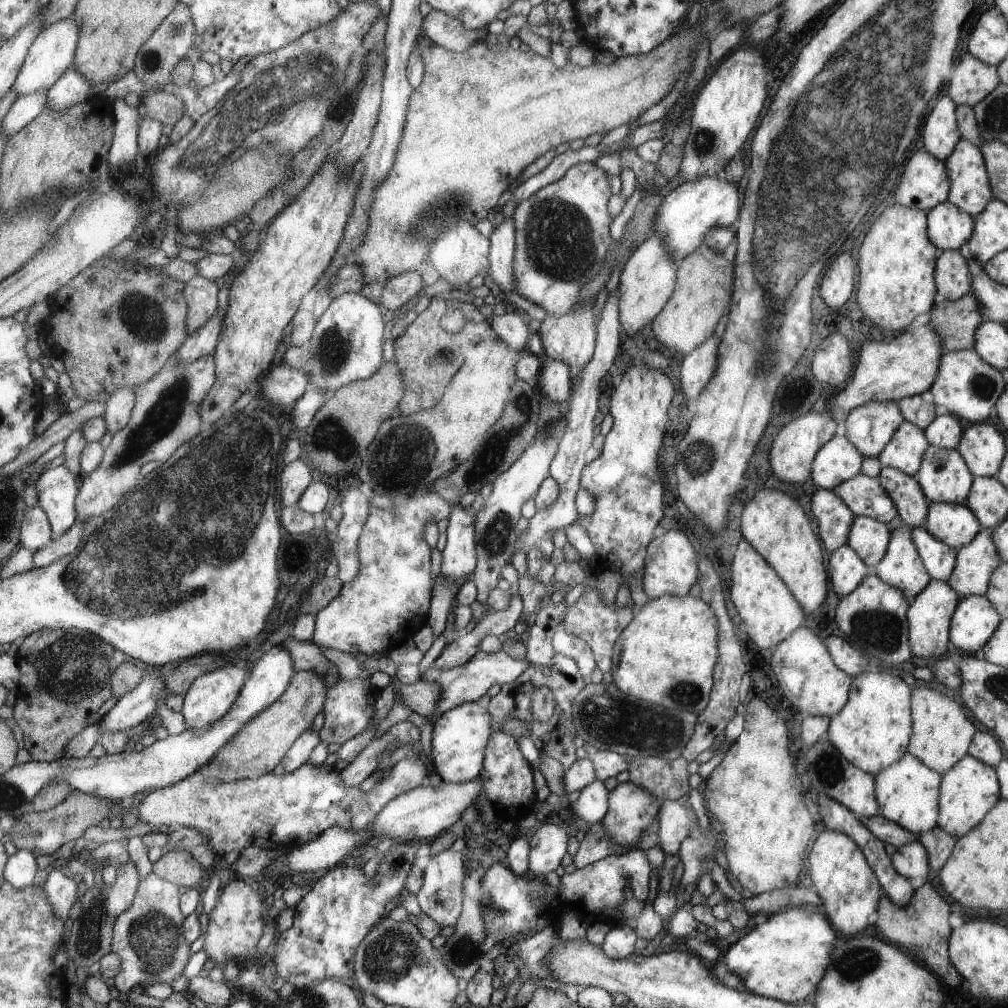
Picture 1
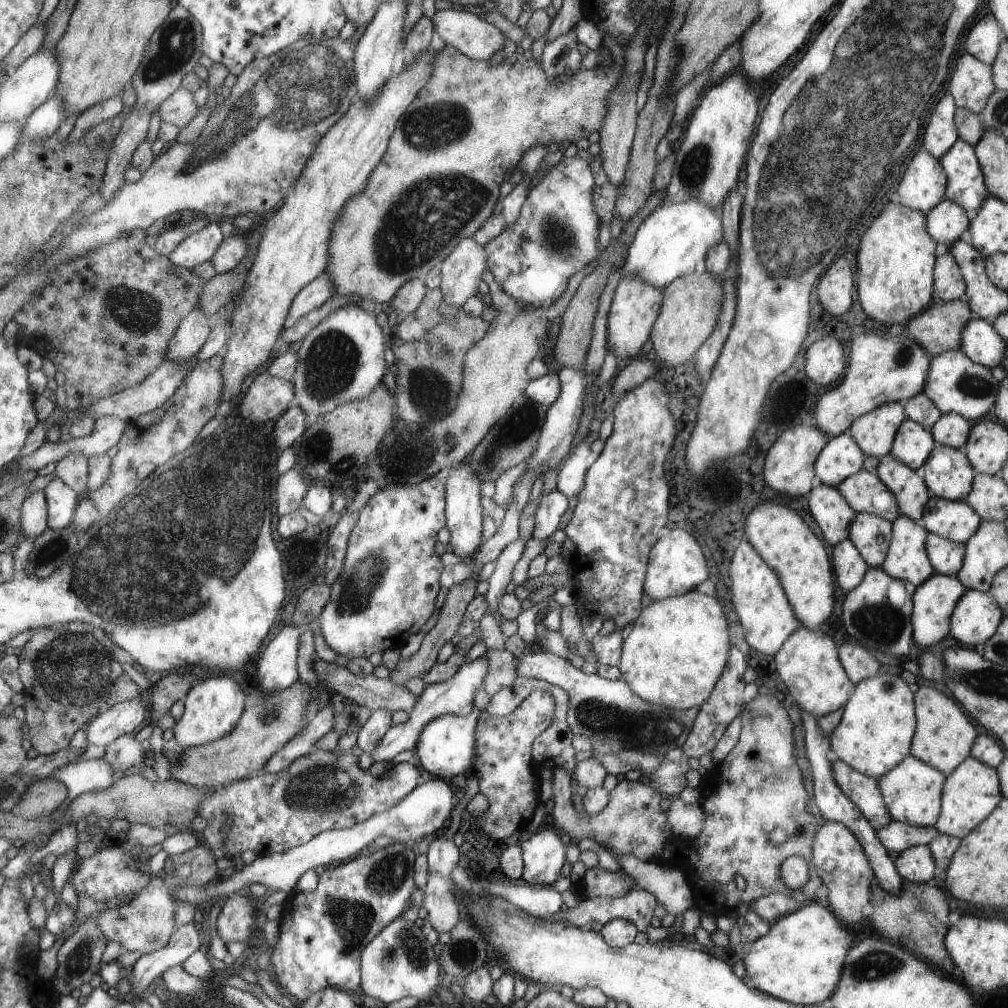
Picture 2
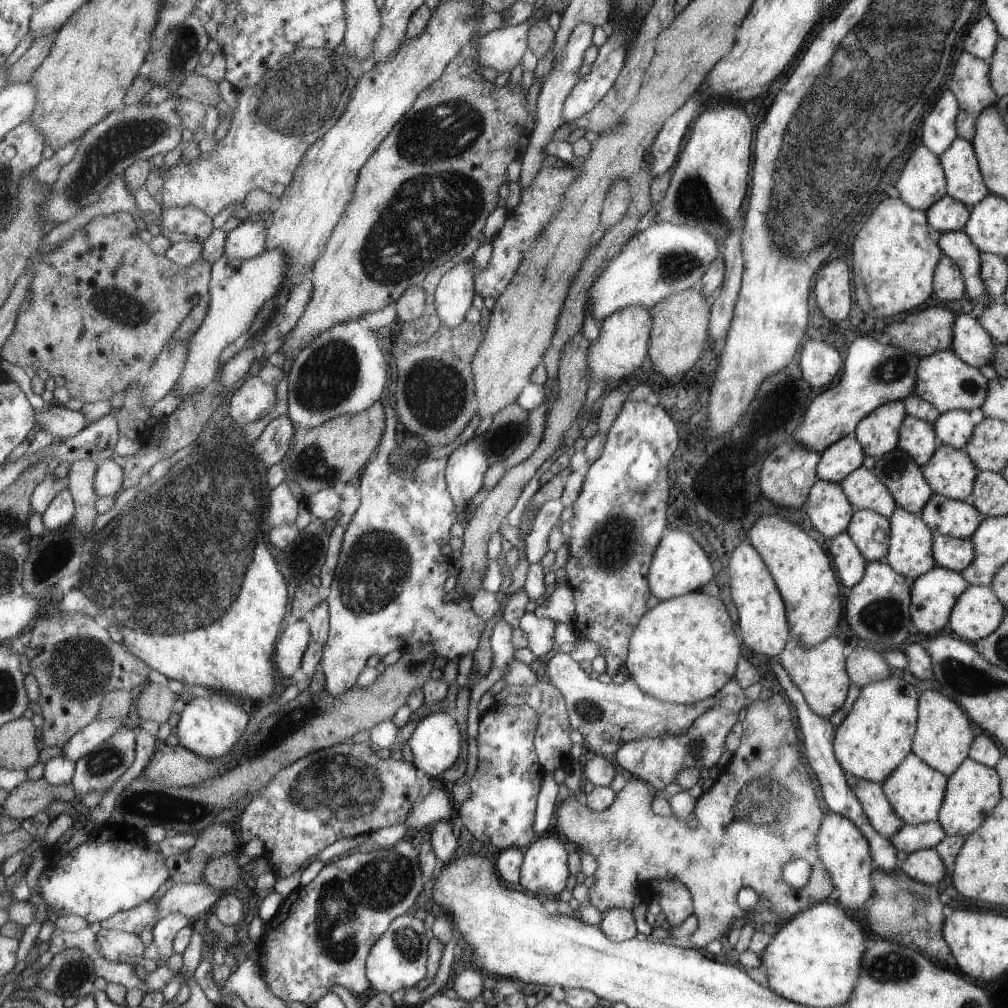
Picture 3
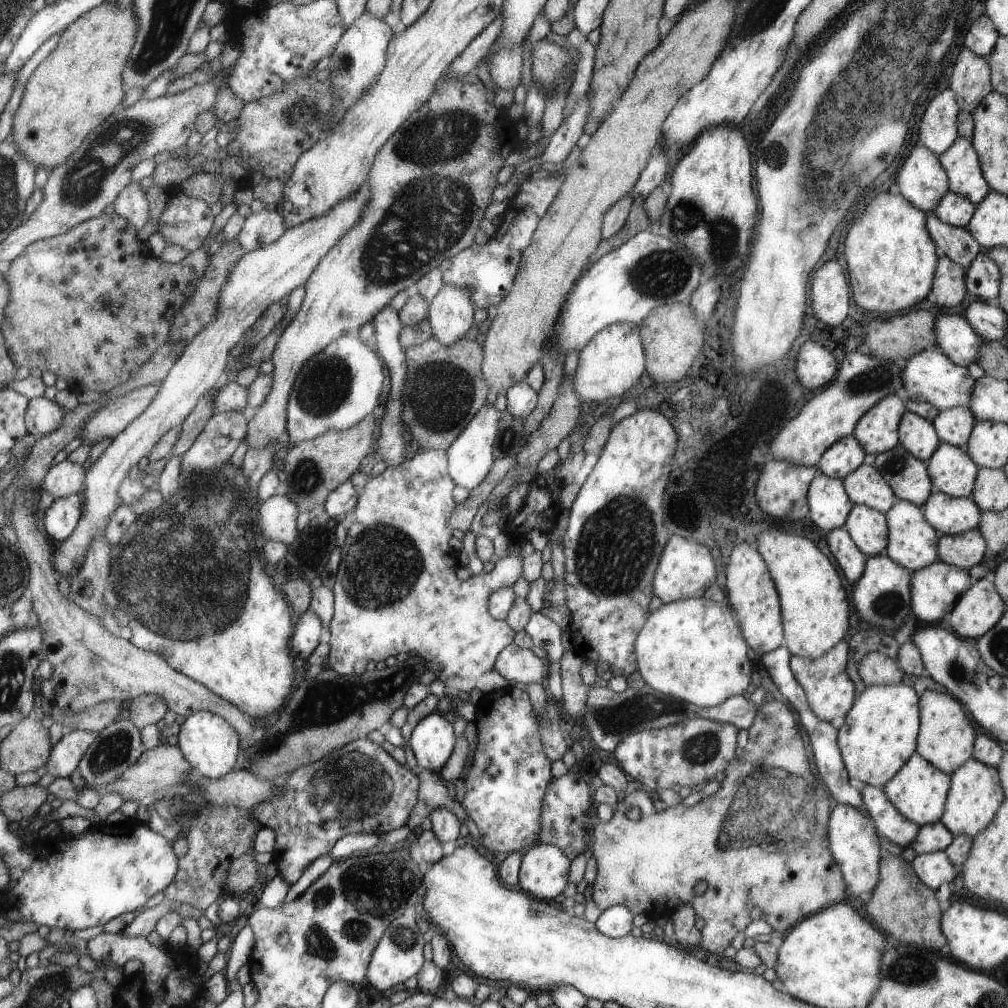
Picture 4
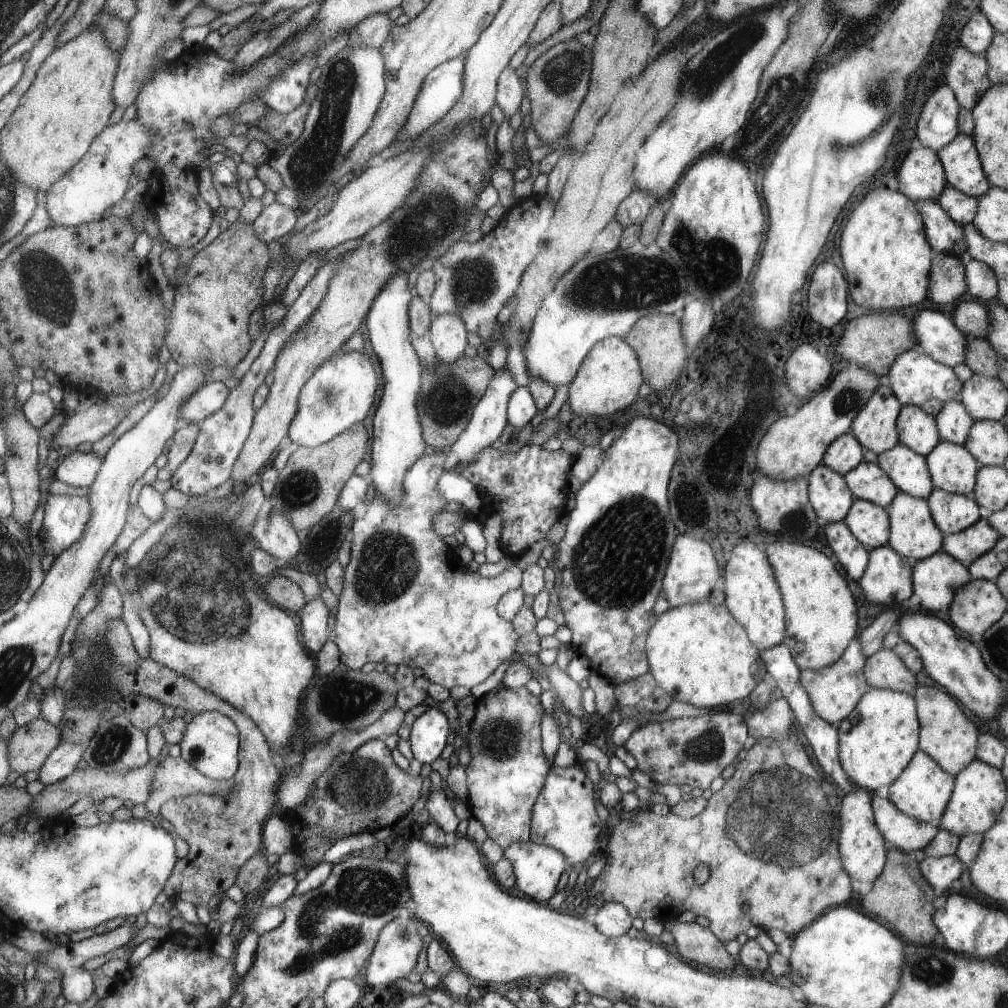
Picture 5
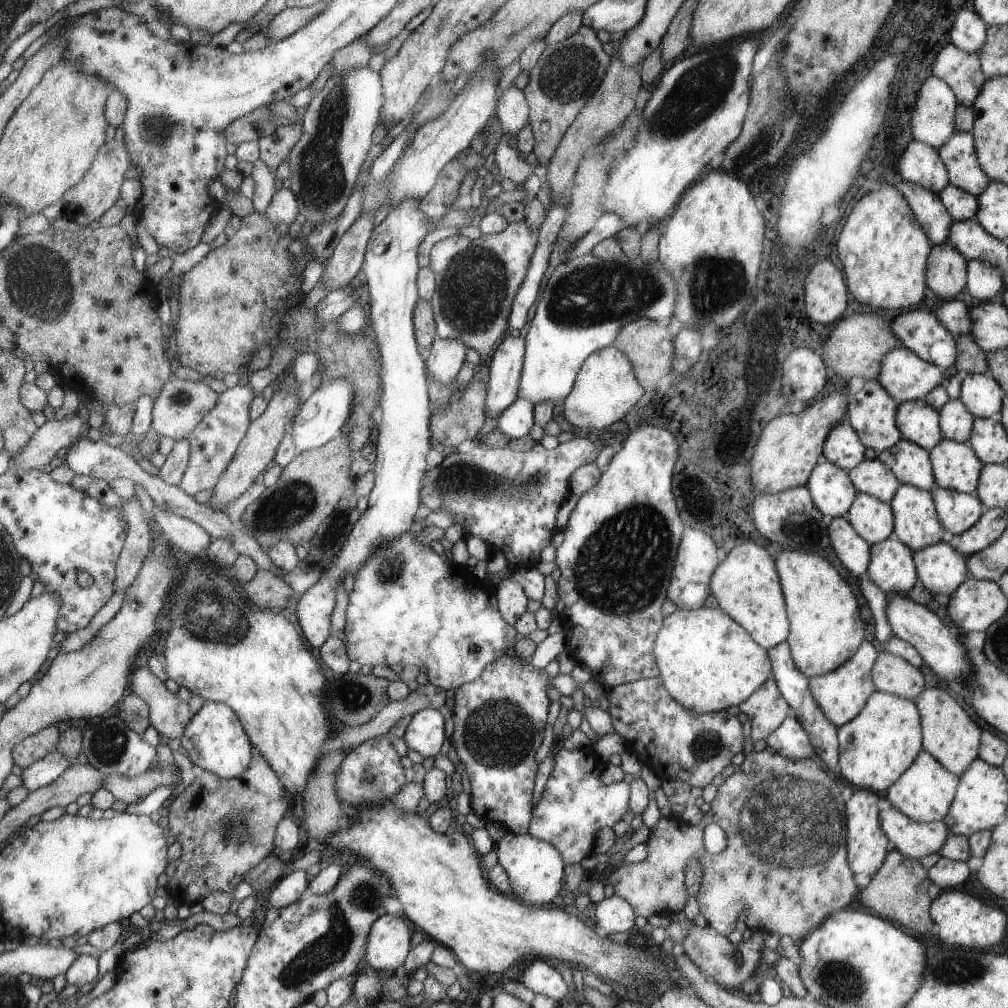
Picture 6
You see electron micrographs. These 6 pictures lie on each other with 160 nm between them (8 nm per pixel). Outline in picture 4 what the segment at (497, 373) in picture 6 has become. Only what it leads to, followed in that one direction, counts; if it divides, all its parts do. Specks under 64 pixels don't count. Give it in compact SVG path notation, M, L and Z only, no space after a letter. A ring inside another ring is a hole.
M492 404L481 405L463 432L448 446L448 473L457 486L471 490L488 476L488 470L495 460L492 457L492 448L498 433L498 423L502 414Z

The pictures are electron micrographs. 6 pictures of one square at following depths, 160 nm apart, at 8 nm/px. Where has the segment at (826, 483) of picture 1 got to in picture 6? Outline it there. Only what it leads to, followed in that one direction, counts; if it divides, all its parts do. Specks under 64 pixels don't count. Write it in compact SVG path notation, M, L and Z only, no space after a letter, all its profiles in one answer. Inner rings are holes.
M844 417L829 429L825 437L823 460L832 462L847 472L863 461L863 452L865 452L863 445L859 435Z

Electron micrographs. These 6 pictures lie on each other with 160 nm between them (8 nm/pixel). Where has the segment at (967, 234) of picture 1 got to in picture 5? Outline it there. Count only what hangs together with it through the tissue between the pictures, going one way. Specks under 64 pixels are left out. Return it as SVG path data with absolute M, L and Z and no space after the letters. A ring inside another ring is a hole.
M953 187L945 188L936 201L955 224L967 225L976 216L975 208L978 208L978 200Z

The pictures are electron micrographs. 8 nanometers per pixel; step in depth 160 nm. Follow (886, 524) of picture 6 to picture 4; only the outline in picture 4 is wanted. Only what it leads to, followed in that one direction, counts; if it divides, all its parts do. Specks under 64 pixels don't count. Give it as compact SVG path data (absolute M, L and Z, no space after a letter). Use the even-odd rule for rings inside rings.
M853 505L843 527L867 557L885 552L888 526L885 526L884 513L865 505Z

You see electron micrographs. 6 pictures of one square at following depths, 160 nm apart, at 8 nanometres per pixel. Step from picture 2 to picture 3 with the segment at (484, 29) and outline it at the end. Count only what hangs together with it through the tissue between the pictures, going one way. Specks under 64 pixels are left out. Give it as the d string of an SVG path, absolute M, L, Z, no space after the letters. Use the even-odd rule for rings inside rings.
M526 20L522 23L489 31L477 38L478 64L483 68L491 66L500 78L520 62L523 52L527 50L527 25Z

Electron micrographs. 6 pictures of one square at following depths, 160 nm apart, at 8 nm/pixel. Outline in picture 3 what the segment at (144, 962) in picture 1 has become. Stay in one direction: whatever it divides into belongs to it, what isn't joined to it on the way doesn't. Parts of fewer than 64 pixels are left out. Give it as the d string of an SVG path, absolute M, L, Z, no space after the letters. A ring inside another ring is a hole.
M145 901L128 911L121 911L112 917L99 922L101 929L117 929L130 933L141 934L147 926L154 926L158 920L158 904L153 901Z

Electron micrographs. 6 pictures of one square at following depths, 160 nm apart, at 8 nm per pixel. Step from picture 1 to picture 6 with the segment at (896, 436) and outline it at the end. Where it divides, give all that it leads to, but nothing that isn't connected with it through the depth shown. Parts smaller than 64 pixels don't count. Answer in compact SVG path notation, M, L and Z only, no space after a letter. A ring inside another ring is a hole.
M923 398L898 403L894 419L901 438L917 443L917 446L926 451L931 450L943 438L939 412L930 407Z

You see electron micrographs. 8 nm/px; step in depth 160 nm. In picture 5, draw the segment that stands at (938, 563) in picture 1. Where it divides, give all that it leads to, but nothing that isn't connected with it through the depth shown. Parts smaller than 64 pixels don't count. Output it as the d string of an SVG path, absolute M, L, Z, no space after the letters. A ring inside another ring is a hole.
M982 514L980 520L959 533L944 535L941 551L961 561L967 568L977 557L988 552L1000 538L1000 534L991 526Z

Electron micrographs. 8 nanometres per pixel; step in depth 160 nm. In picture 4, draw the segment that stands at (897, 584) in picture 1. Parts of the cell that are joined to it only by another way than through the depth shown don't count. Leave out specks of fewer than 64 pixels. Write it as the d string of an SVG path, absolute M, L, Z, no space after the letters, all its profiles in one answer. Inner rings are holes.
M898 499L895 505L887 512L888 516L888 549L884 552L893 562L902 567L916 571L922 566L927 566L939 558L936 546L939 544L939 534L924 517L922 507Z

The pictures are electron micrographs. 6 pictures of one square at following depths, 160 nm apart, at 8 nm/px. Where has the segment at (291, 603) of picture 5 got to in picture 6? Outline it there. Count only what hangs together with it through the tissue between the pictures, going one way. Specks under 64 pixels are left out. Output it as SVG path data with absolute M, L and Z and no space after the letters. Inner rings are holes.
M257 568L251 580L243 585L248 599L260 609L285 608L287 598L295 594L279 575Z

